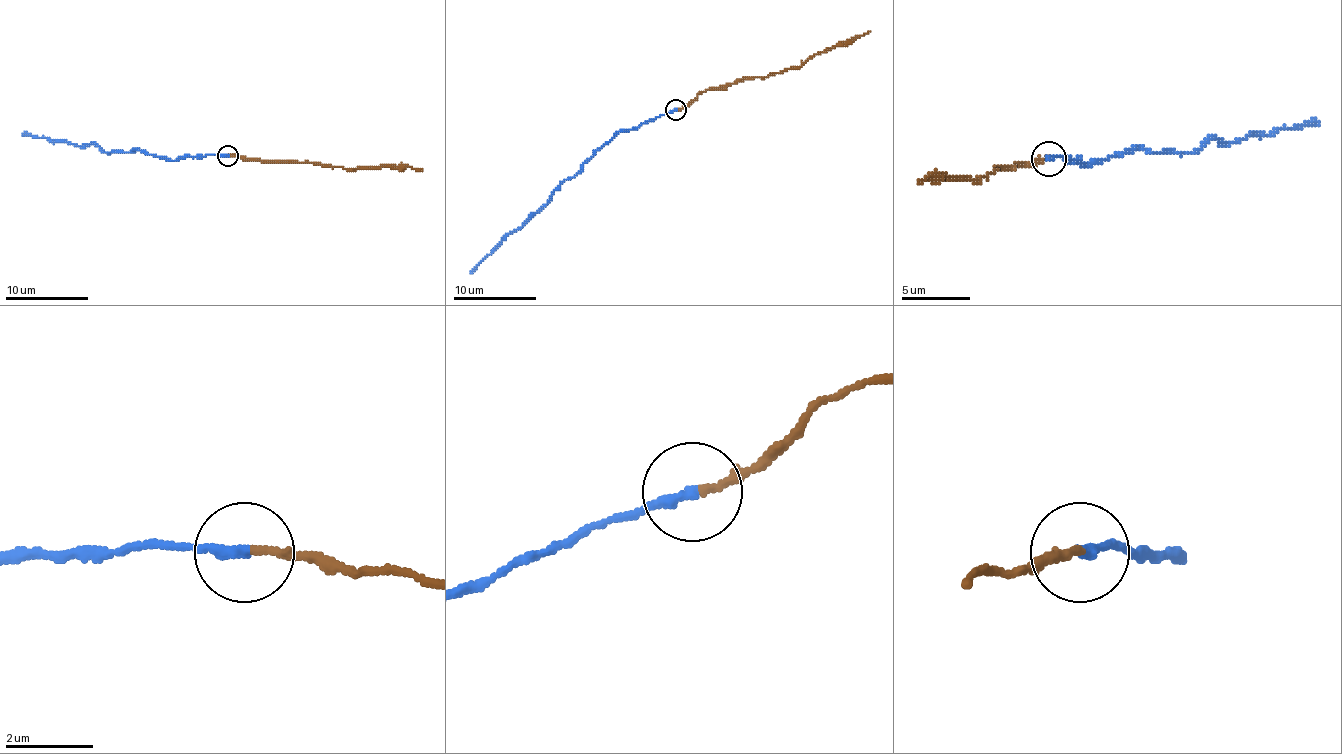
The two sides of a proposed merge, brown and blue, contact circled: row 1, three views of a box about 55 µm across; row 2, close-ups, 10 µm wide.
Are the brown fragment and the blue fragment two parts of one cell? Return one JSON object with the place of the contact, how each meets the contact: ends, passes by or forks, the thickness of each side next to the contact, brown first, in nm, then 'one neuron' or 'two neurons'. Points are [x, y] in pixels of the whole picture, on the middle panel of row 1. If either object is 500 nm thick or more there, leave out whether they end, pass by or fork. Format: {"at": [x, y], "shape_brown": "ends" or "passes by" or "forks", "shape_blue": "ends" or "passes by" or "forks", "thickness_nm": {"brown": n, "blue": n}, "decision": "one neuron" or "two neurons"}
{"at": [676, 110], "shape_brown": "ends", "shape_blue": "ends", "thickness_nm": {"brown": 160, "blue": 240}, "decision": "one neuron"}

